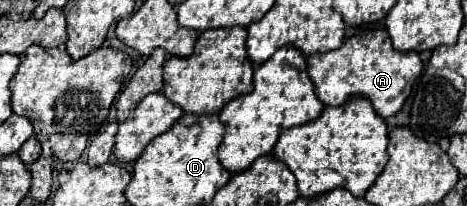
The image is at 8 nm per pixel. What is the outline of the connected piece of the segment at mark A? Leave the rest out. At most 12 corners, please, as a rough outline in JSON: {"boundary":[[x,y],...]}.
{"boundary":[[386,30],[310,56],[326,106],[362,96],[394,116],[422,74]]}

